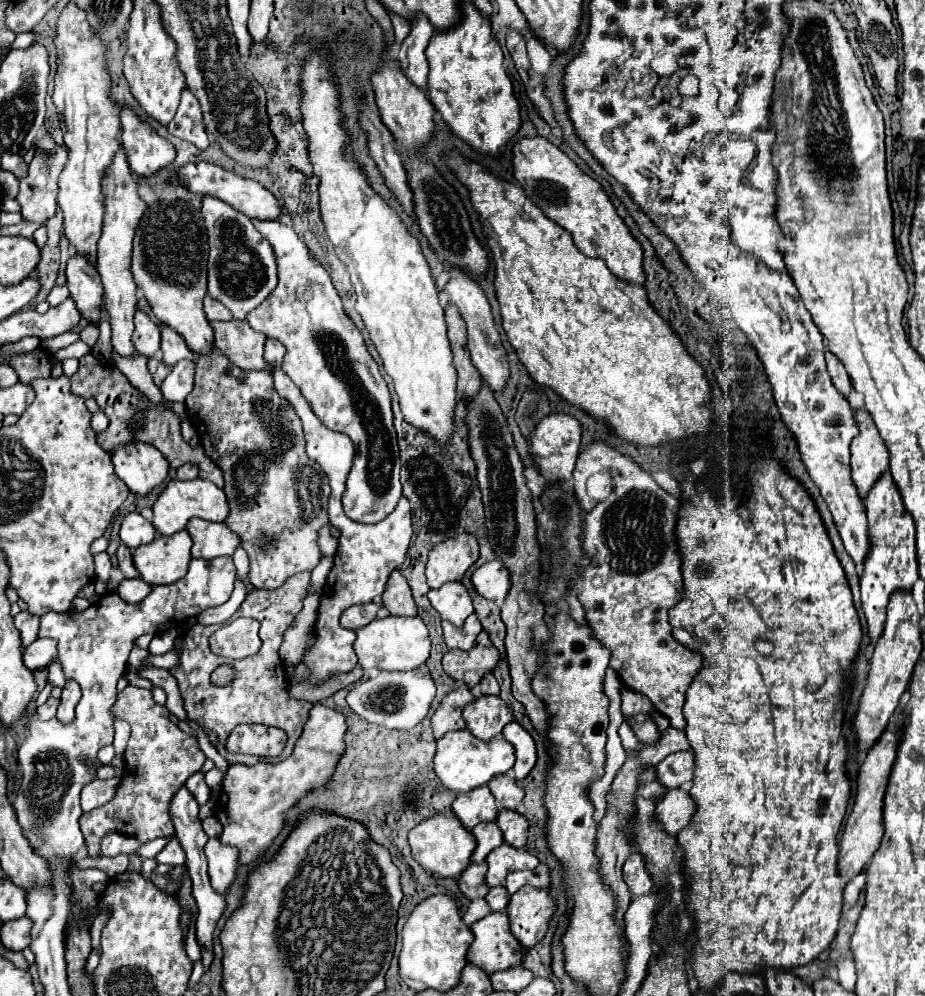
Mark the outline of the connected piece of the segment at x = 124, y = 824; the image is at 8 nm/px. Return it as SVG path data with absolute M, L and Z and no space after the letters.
M129 684L123 692L119 692L119 698L113 706L113 716L129 722L131 740L127 742L127 750L123 754L125 770L113 800L81 816L79 826L91 858L101 856L101 838L109 832L127 834L139 842L173 836L175 832L169 816L169 802L185 780L201 770L205 762L205 754L201 752L197 740L169 720L169 710L153 702L151 690Z

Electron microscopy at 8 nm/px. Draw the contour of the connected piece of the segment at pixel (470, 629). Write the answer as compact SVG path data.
M471 614L465 624L461 628L449 624L449 622L443 622L443 634L445 634L445 644L449 648L457 648L457 650L471 650L473 644L475 644L475 638L477 634L481 632L481 622L477 620L475 614Z

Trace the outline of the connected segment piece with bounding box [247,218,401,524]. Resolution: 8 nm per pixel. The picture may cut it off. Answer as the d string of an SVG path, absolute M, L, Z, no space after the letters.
M253 220L255 228L271 242L277 266L279 266L279 284L277 288L263 300L261 306L257 306L253 312L249 312L247 322L257 330L263 332L267 338L277 338L285 348L287 354L283 358L283 372L297 384L305 400L309 402L315 416L333 432L347 434L351 442L355 444L355 458L347 480L347 490L343 494L343 510L345 514L363 524L375 524L381 522L385 516L389 516L397 500L401 498L401 482L399 482L399 448L397 448L397 436L393 428L393 410L391 410L391 394L387 388L387 382L383 380L377 362L367 352L365 340L361 332L355 328L353 320L345 314L343 302L331 282L331 276L327 270L309 254L309 248L305 242L295 234L291 224L287 220Z

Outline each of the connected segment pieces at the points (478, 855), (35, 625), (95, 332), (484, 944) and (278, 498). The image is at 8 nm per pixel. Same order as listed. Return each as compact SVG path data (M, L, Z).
M481 822L481 824L477 824L473 828L473 834L477 838L477 848L475 848L471 860L477 862L477 864L485 862L487 854L503 844L503 834L501 834L501 830L499 830L499 826L495 822Z
M19 612L15 616L15 626L21 632L21 640L23 646L29 646L33 640L37 640L37 632L39 632L39 618L29 614L29 612Z
M90 324L80 331L80 340L85 342L90 348L92 348L99 337L99 328L95 324Z
M491 912L489 916L471 924L475 934L473 946L467 952L467 960L477 964L487 974L523 966L527 950L509 928L509 916L505 912Z
M217 350L211 356L199 356L195 362L195 388L185 400L187 416L193 420L205 454L223 470L223 490L231 508L225 524L241 536L241 546L251 560L251 584L255 588L275 590L285 584L289 576L297 574L297 570L313 570L319 564L321 552L317 546L317 532L329 522L329 478L321 472L321 466L305 454L301 420L293 406L285 398L277 396L271 372L245 372Z

